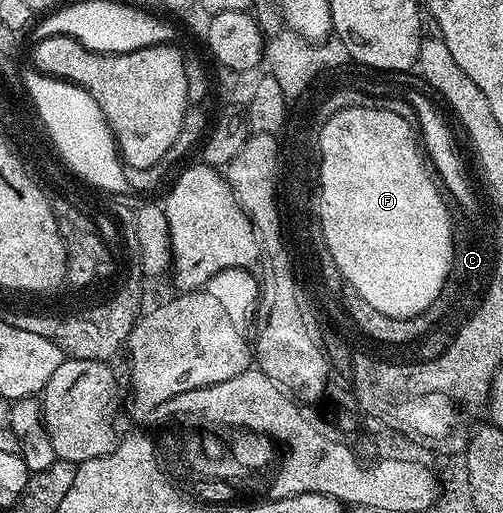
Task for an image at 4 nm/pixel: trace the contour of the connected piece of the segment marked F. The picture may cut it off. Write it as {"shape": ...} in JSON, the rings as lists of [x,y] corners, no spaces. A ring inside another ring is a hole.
{"shape":[[[364,109],[336,112],[334,116],[320,126],[318,131],[320,132],[317,132],[316,138],[320,142],[320,150],[325,153],[326,159],[324,196],[321,197],[319,220],[322,224],[323,239],[331,252],[332,259],[336,262],[337,268],[345,279],[345,283],[351,286],[353,293],[364,296],[364,299],[372,304],[372,308],[376,308],[376,312],[384,312],[384,316],[411,318],[417,314],[423,314],[436,301],[438,294],[436,284],[442,283],[444,260],[449,259],[449,235],[442,214],[442,204],[446,198],[441,202],[436,201],[434,185],[430,182],[432,174],[424,161],[424,154],[420,149],[420,142],[416,133],[408,128],[408,124],[400,116],[396,116],[393,112]]]}

